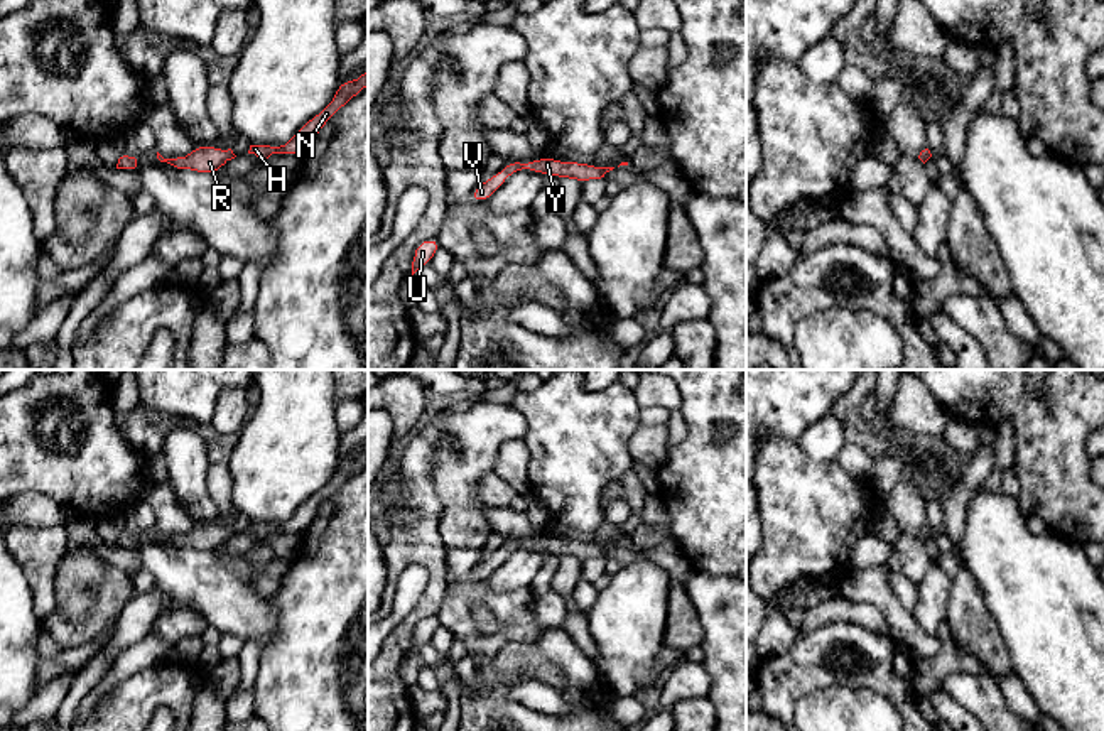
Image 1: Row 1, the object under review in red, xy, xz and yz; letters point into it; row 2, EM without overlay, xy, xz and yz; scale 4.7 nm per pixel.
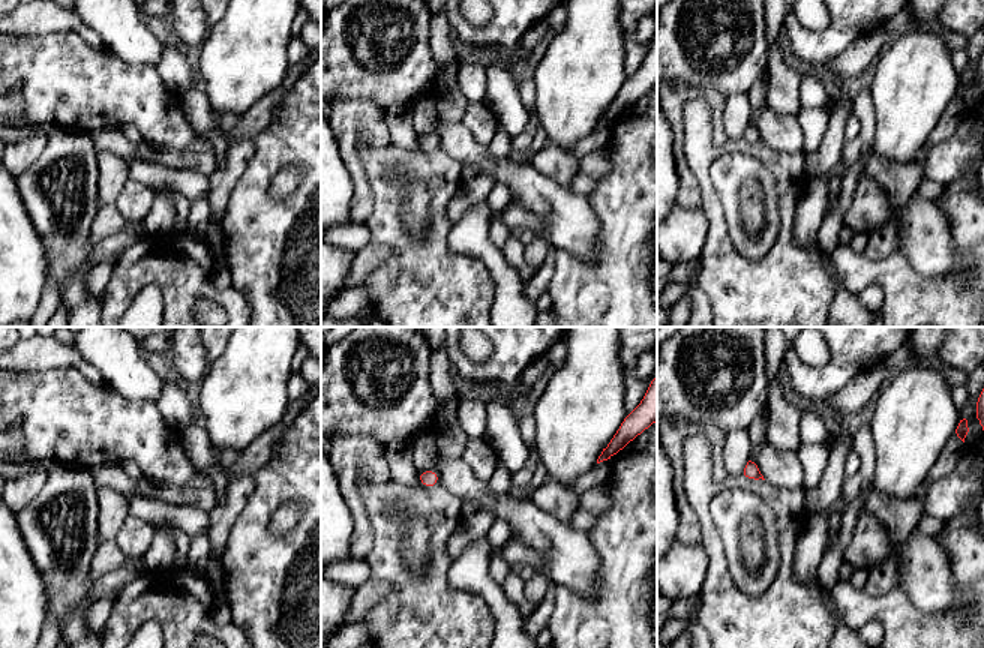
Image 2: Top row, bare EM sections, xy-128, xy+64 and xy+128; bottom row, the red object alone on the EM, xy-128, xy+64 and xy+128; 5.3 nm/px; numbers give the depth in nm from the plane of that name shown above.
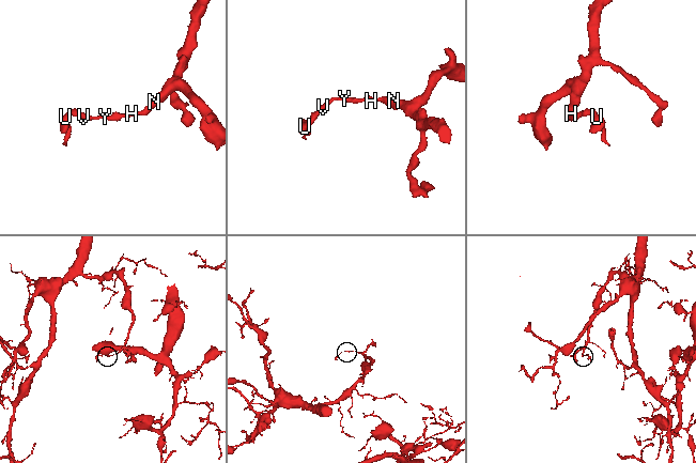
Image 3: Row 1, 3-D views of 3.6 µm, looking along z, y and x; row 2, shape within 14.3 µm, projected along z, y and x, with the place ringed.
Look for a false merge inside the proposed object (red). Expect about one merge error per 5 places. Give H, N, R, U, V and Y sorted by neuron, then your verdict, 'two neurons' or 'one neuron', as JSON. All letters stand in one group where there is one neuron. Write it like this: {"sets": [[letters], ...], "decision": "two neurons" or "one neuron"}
{"sets": [["H", "N", "R", "U", "V", "Y"]], "decision": "one neuron"}

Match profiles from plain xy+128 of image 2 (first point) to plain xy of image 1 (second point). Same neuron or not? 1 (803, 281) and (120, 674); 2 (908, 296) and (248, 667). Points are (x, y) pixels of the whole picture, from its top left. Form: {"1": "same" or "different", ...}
{"1": "different", "2": "different"}

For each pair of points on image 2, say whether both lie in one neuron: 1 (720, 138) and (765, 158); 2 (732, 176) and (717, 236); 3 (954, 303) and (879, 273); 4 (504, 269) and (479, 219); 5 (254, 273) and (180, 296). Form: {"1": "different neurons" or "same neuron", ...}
{"1": "different neurons", "2": "different neurons", "3": "same neuron", "4": "same neuron", "5": "different neurons"}

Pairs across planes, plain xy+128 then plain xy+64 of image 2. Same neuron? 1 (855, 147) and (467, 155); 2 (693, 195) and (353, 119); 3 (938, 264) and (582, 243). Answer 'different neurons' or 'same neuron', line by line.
1: different neurons
2: same neuron
3: same neuron

